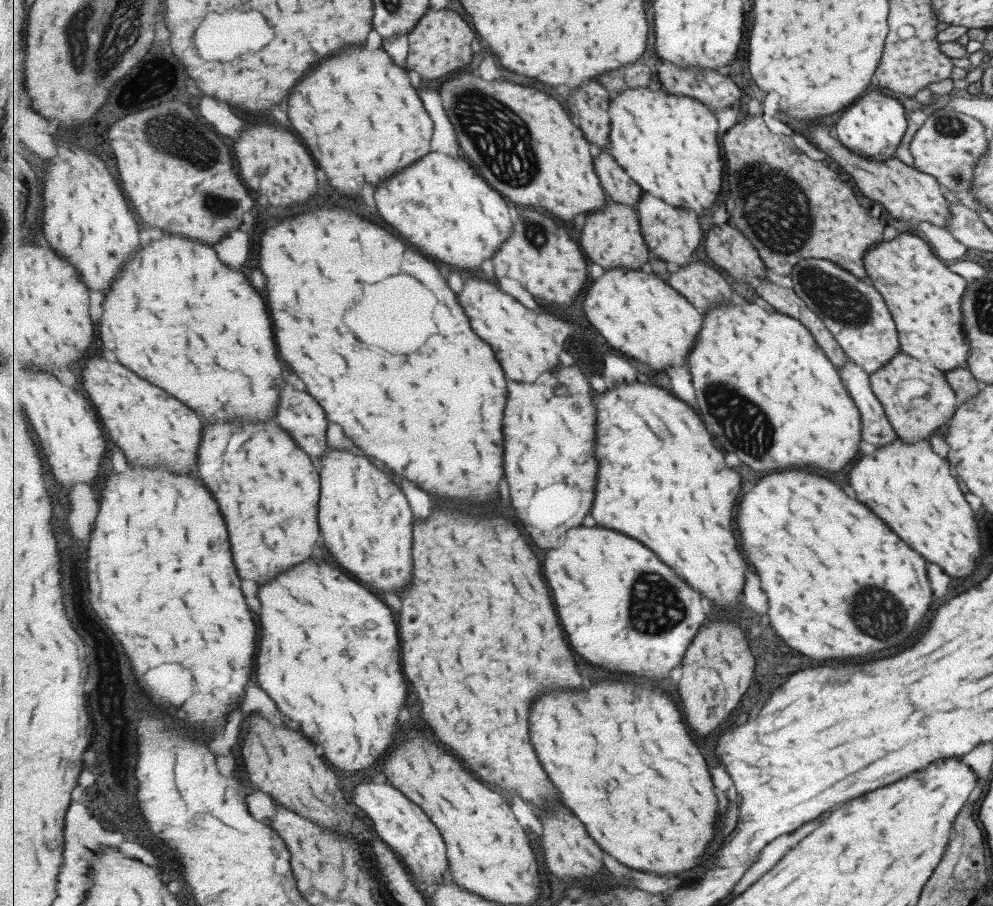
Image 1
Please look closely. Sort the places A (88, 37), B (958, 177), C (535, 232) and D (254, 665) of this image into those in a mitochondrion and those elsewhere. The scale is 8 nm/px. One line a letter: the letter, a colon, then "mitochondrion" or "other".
A: mitochondrion
B: mitochondrion
C: mitochondrion
D: other

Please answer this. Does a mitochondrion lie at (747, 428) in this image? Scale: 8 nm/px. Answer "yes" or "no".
yes

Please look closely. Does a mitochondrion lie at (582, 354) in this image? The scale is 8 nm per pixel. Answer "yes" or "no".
yes

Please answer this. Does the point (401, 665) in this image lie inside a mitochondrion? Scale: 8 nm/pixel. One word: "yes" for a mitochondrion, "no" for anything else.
no

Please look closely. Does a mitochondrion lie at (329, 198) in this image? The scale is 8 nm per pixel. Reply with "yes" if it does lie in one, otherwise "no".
no

